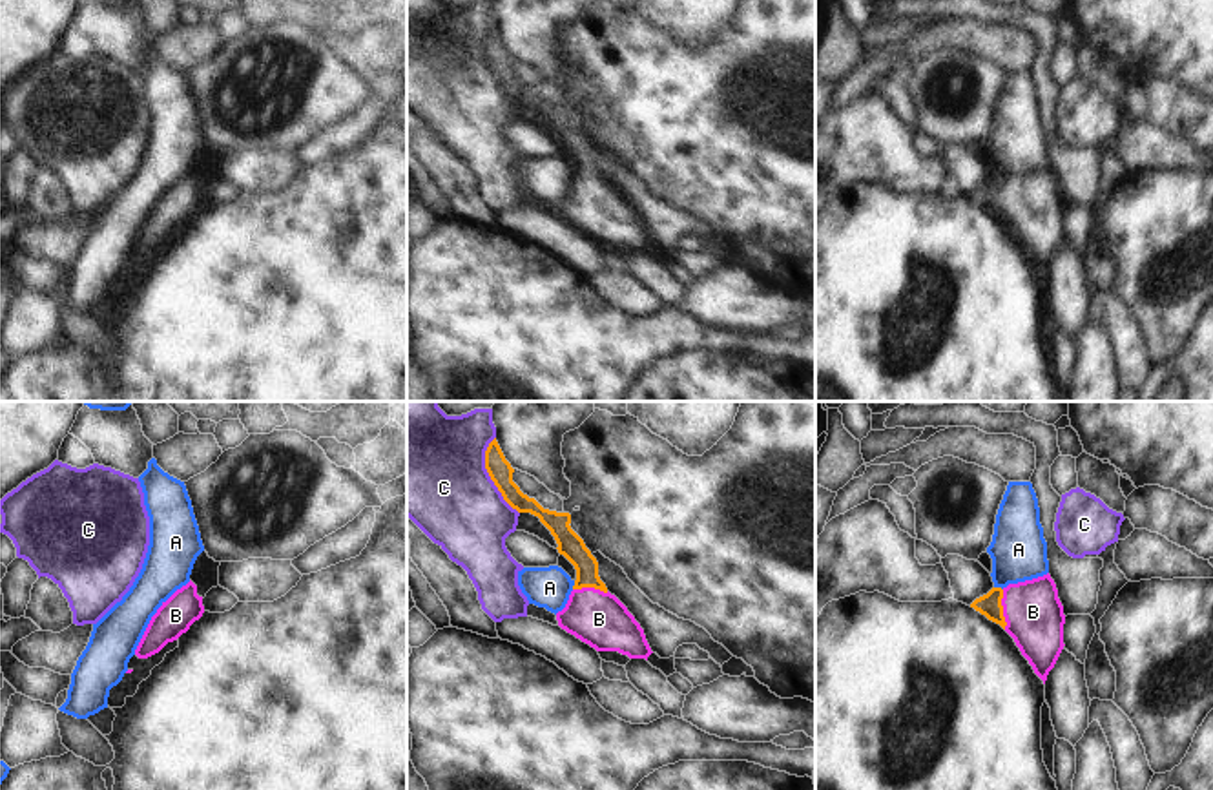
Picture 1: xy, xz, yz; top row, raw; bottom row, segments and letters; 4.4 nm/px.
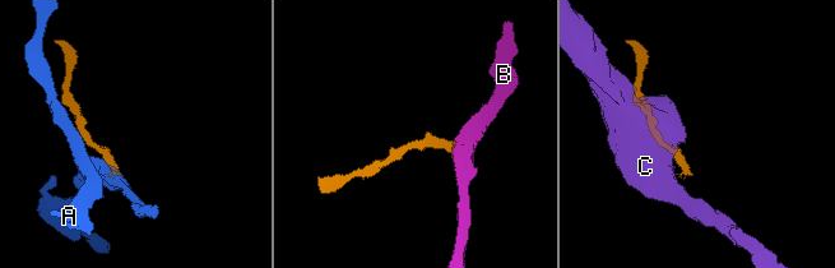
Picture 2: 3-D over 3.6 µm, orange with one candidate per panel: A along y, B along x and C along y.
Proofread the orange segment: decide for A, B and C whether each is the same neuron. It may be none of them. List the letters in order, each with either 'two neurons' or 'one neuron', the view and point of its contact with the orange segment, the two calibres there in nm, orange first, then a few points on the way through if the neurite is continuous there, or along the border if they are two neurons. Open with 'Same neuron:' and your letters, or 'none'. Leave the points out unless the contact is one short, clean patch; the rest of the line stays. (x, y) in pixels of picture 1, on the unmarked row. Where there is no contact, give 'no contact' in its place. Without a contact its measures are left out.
Same neuron: B
A: two neurons; meets orange in xz at (575, 176); 110 nm thick on the orange side, 180 nm on the other; border along xz (575, 172), (571, 179)
B: one neuron; meets orange in yz at (1002, 201); 100 nm thick on the orange side, 260 nm on the other; runs through yz (989, 196), (1002, 201), (1033, 203)
C: two neurons; meets orange in xz at (489, 66); 110 nm thick on the orange side, 460 nm on the other

